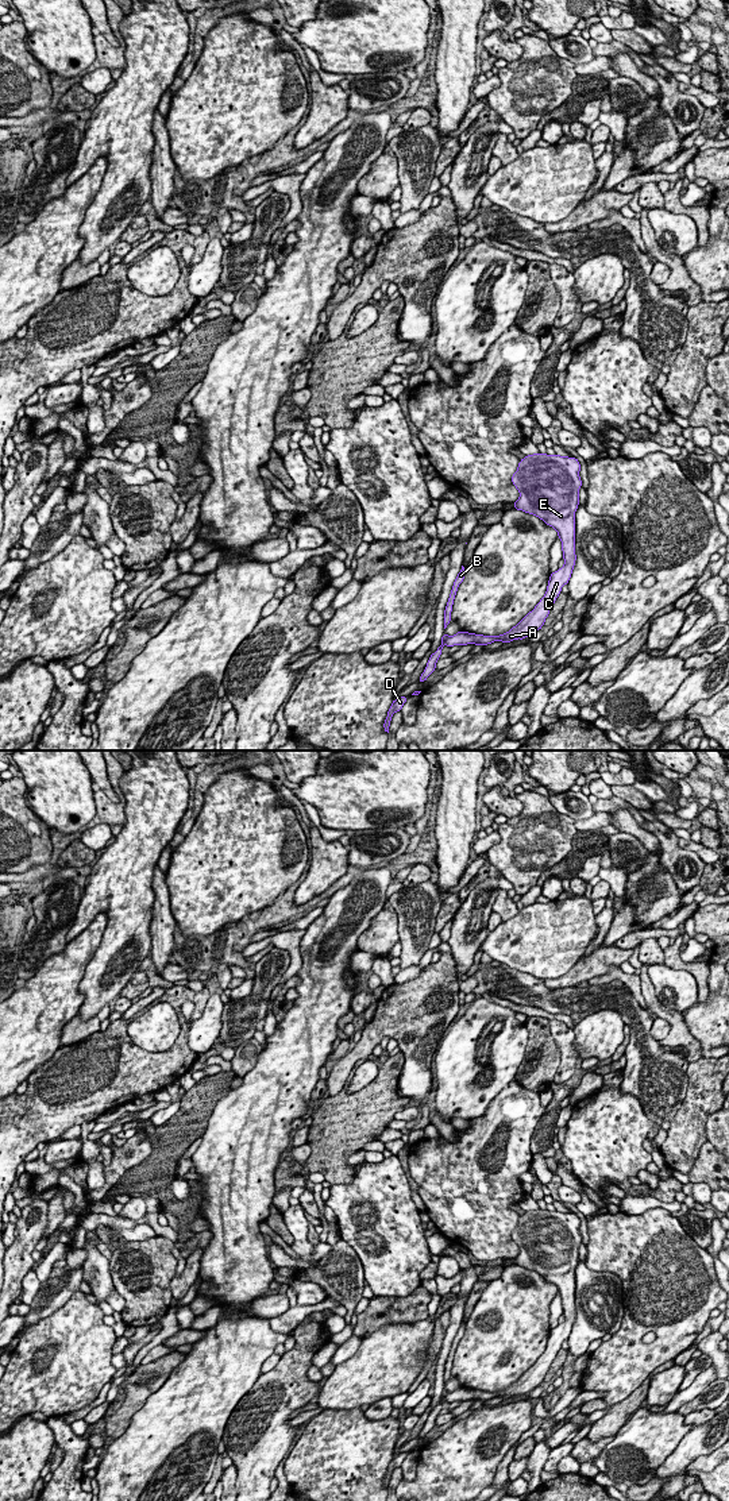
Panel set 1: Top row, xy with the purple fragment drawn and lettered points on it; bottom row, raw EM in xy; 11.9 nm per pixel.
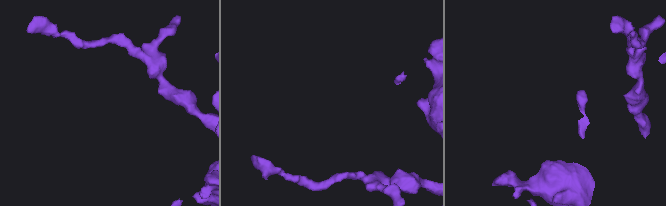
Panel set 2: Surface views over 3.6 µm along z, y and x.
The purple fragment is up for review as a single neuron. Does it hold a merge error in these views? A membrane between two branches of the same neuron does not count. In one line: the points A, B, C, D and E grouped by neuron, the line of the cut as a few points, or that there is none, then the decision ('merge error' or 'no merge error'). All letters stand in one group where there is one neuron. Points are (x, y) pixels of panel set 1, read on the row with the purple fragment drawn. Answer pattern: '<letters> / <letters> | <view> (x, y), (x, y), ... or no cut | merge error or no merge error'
A C E / B D | xy (444, 635), (446, 644) | merge error

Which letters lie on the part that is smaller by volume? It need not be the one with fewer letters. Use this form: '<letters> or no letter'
B, D

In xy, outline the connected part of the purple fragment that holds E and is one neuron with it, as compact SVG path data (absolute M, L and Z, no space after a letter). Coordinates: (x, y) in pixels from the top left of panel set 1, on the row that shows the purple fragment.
M533 454L526 455L520 460L517 471L512 476L512 482L520 491L518 499L514 502L513 508L522 510L525 513L533 514L543 520L548 526L552 526L562 541L562 551L564 566L549 575L547 591L540 602L529 611L516 626L509 632L500 636L483 636L468 632L458 632L454 636L446 634L446 645L487 645L497 640L504 644L513 640L524 640L529 637L536 630L540 630L554 606L556 598L562 593L562 587L570 582L576 555L575 555L575 512L579 505L579 489L582 487L582 481L579 476L580 463L576 458L560 456L560 455L547 455L547 454Z

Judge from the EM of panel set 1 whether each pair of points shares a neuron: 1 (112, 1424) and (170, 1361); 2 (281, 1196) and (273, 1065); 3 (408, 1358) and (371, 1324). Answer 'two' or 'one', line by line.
1: one
2: two
3: two

